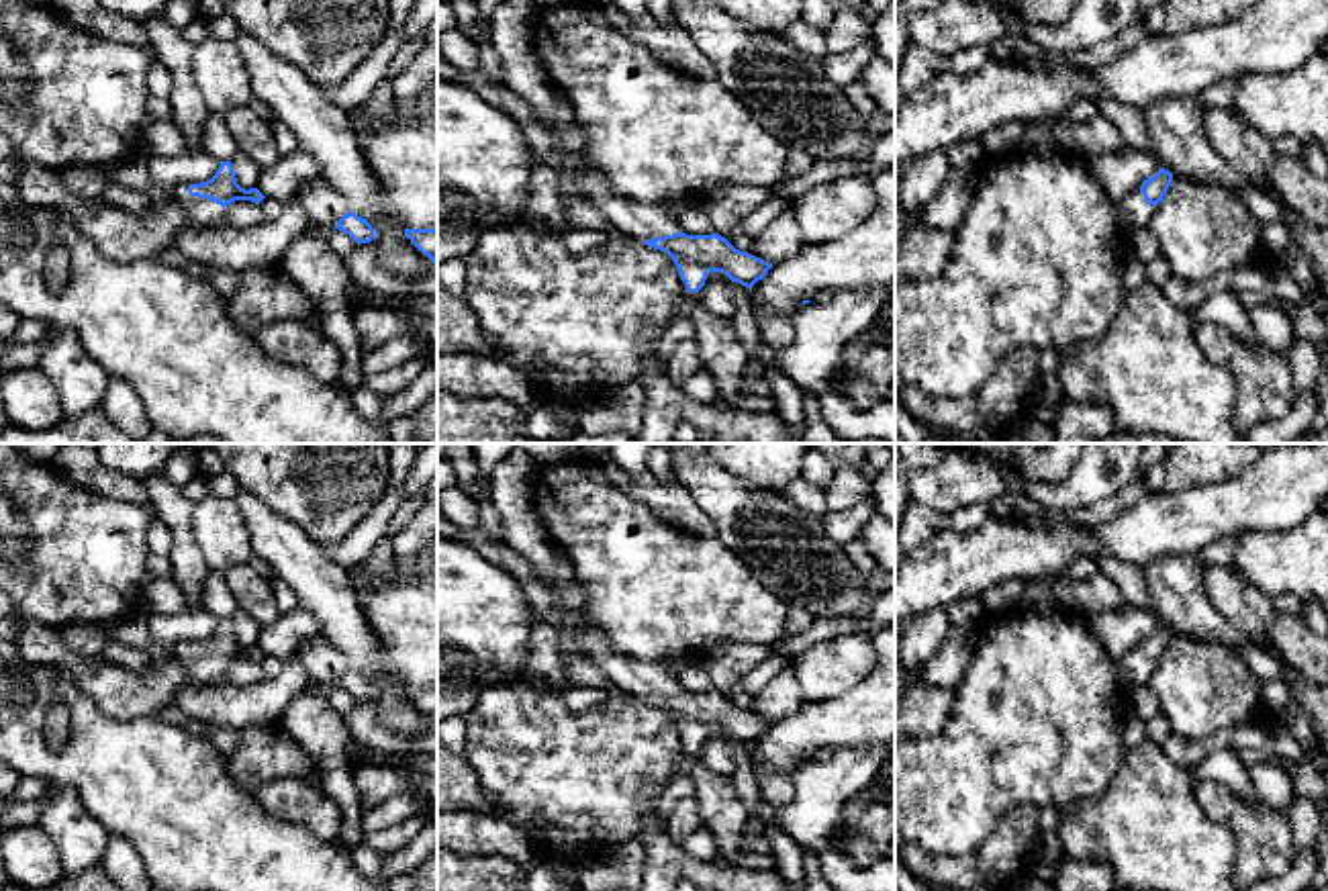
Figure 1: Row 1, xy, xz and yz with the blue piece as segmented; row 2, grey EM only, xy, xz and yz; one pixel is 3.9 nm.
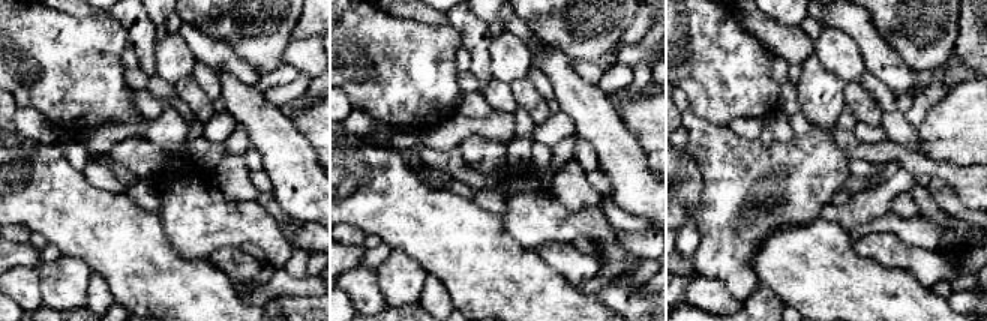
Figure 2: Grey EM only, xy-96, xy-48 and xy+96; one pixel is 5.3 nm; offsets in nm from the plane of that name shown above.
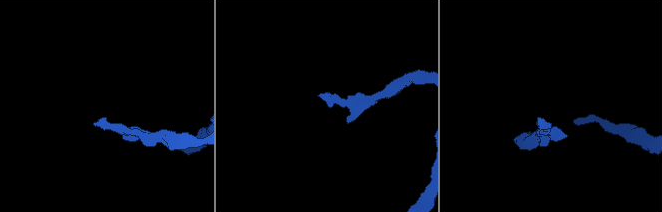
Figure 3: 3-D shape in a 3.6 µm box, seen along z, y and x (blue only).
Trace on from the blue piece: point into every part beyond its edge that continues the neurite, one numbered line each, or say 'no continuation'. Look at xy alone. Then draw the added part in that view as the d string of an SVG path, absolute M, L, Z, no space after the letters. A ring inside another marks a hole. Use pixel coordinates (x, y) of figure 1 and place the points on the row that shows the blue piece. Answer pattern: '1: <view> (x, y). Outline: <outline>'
1: xy (203, 213). Outline: M188 186L168 190L165 200L174 200L182 208L192 229L221 225L223 206L206 198L190 196Z

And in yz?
1: yz (1134, 213). Outline: M1140 190L1130 192L1128 196L1116 200L1116 206L1124 239L1128 239L1132 231L1144 229L1154 210L1154 206L1144 200Z

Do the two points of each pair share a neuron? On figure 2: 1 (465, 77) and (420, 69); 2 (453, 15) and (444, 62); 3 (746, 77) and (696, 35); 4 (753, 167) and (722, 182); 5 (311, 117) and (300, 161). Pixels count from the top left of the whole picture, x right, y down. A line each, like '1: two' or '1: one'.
1: two
2: two
3: one
4: one
5: two

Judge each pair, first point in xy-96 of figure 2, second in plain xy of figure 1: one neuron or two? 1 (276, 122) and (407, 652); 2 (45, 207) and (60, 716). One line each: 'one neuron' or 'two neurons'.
1: two neurons
2: two neurons

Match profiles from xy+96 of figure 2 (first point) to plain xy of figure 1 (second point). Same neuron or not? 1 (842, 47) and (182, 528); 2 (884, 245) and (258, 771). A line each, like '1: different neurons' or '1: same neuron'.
1: different neurons
2: different neurons

